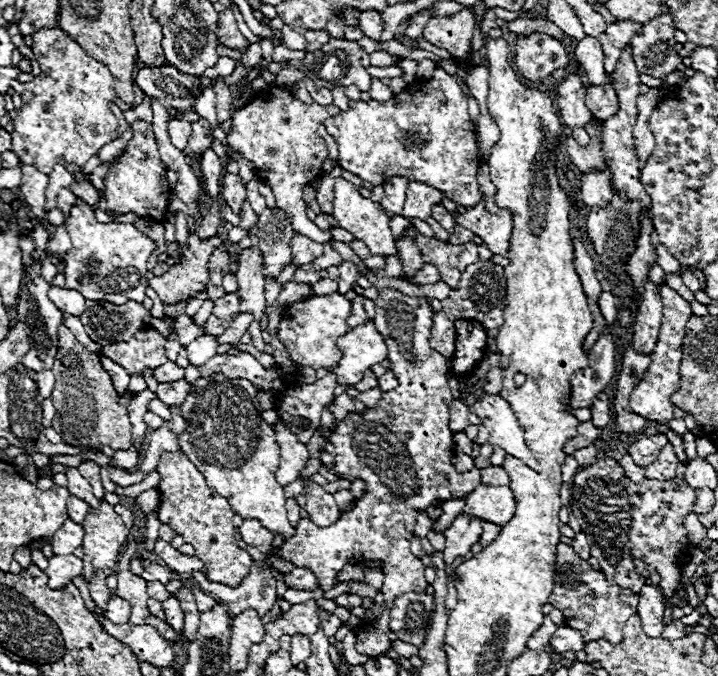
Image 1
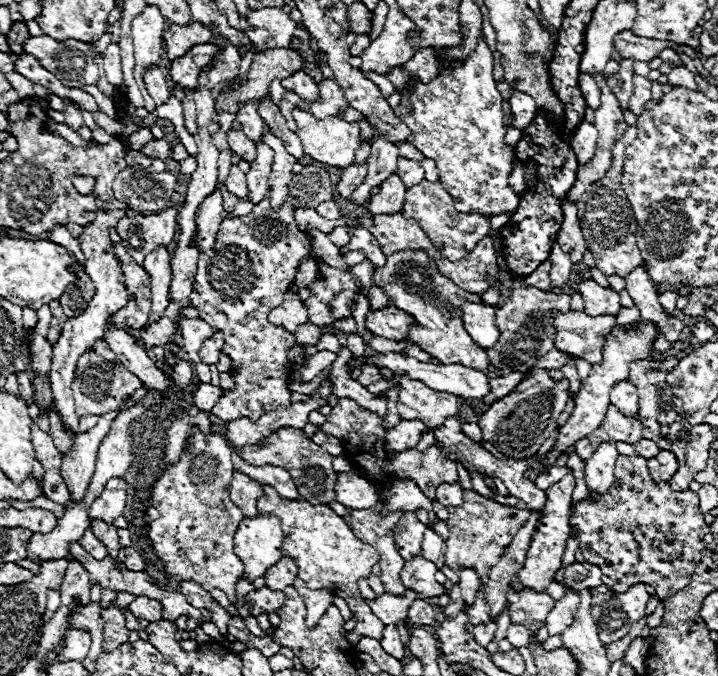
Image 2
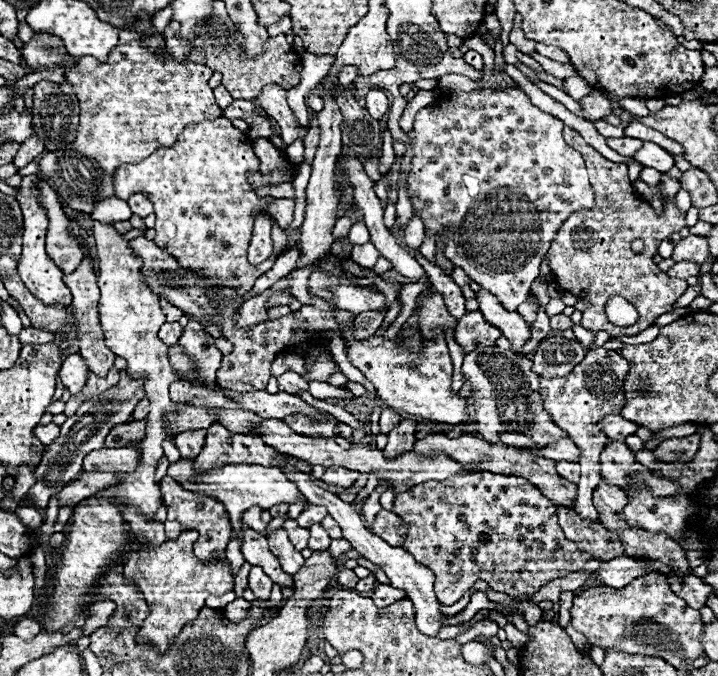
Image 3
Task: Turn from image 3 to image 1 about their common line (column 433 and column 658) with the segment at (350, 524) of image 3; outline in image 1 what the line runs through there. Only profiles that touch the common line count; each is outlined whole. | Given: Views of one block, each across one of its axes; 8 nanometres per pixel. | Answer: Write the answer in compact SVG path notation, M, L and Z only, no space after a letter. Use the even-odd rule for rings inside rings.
M652 572L648 576L648 584L642 586L640 592L640 606L638 606L638 614L644 626L644 632L652 638L658 638L664 632L664 596L658 588L660 584L660 574Z

